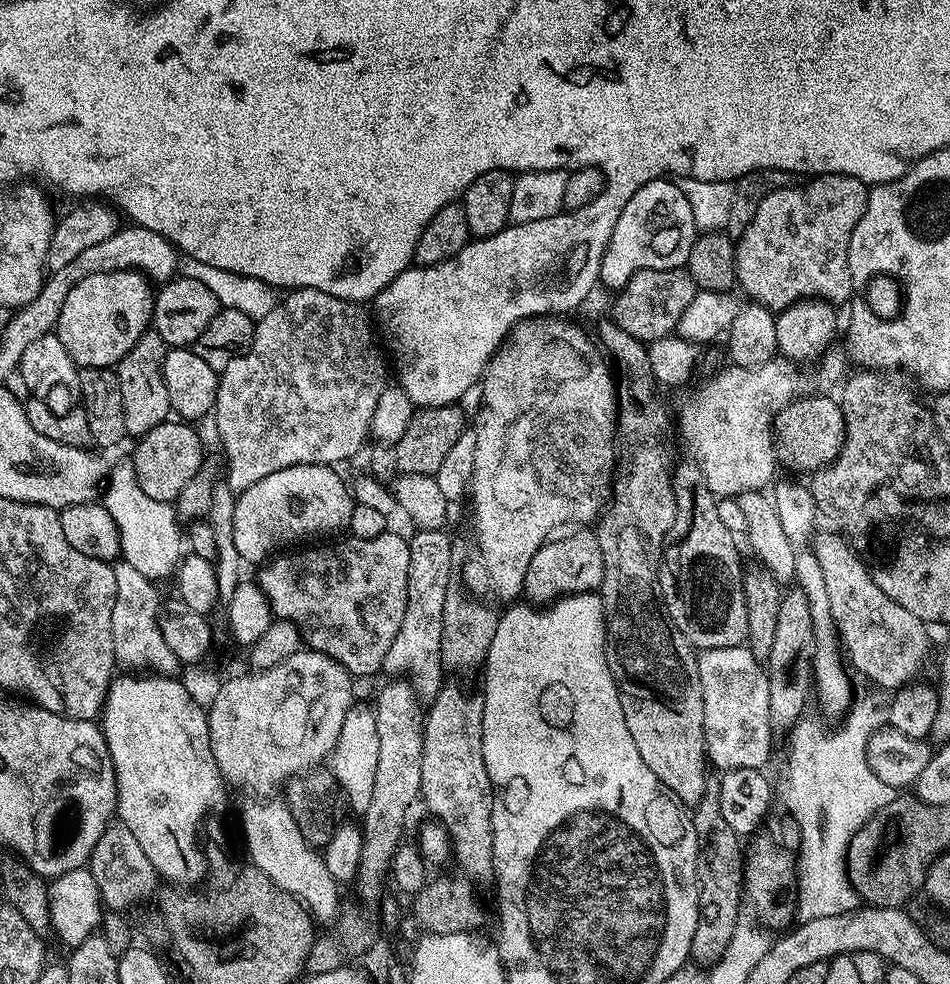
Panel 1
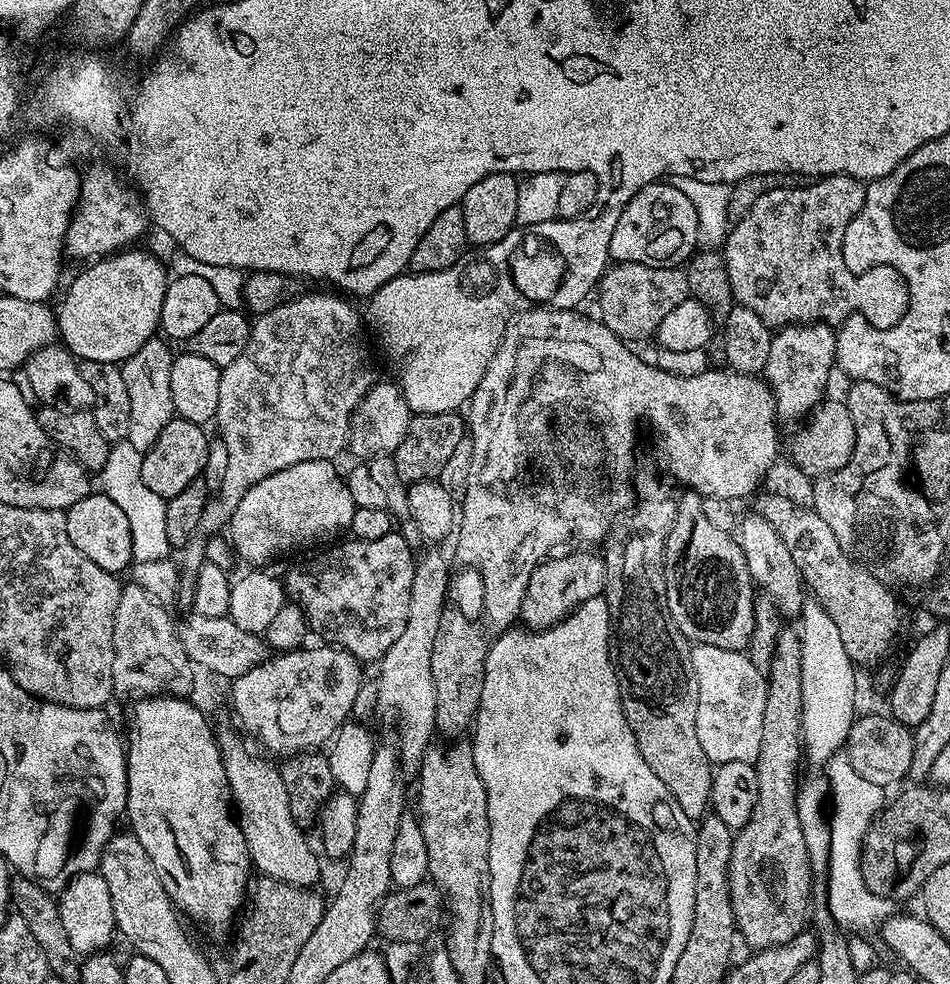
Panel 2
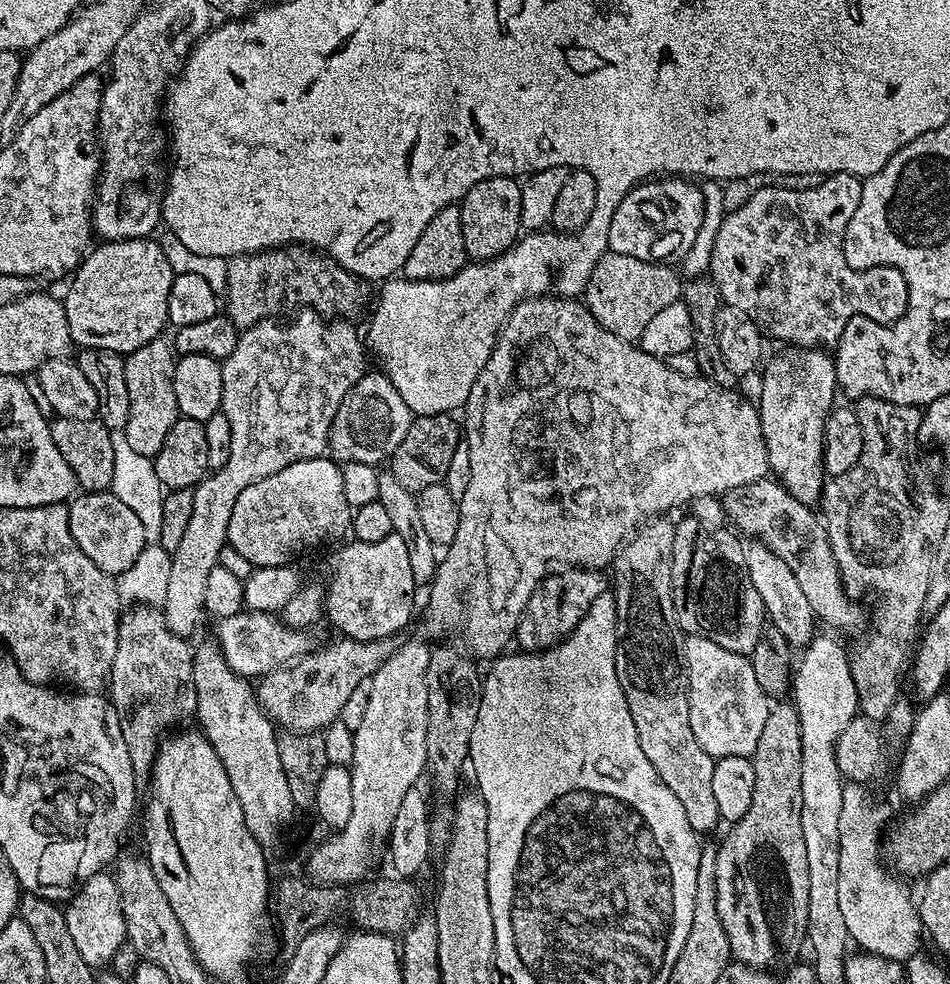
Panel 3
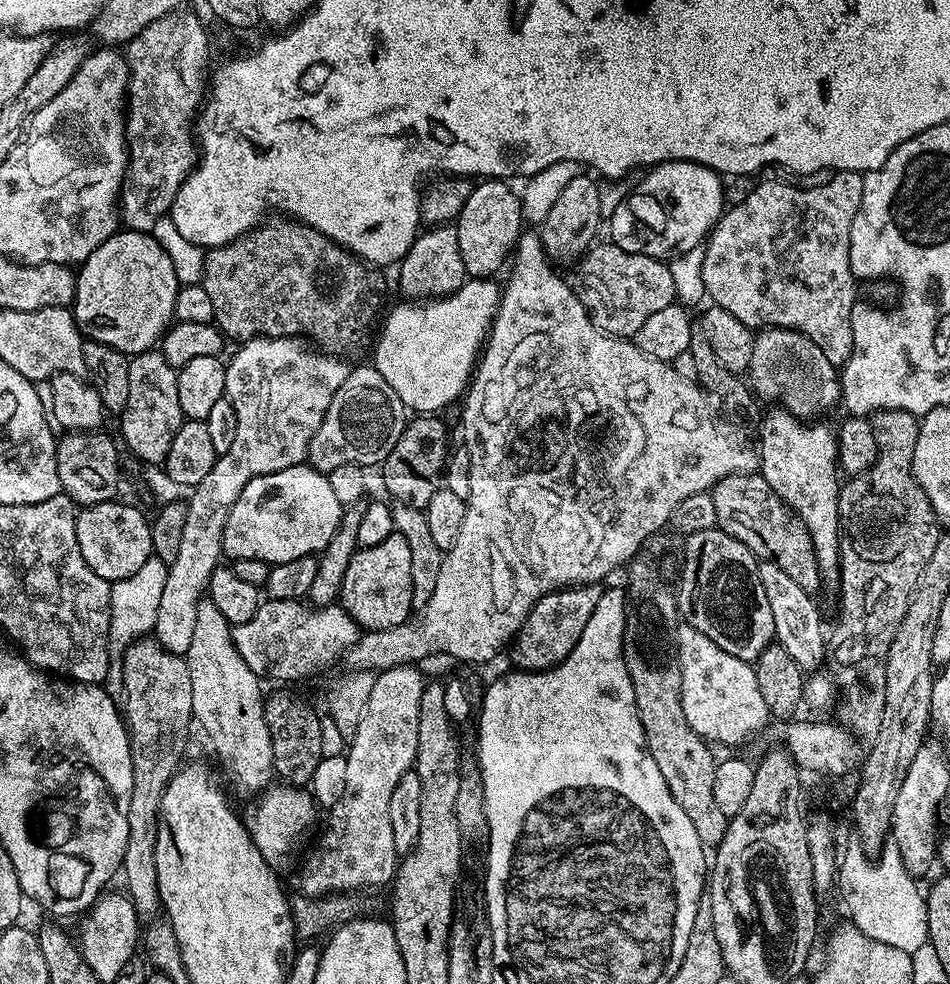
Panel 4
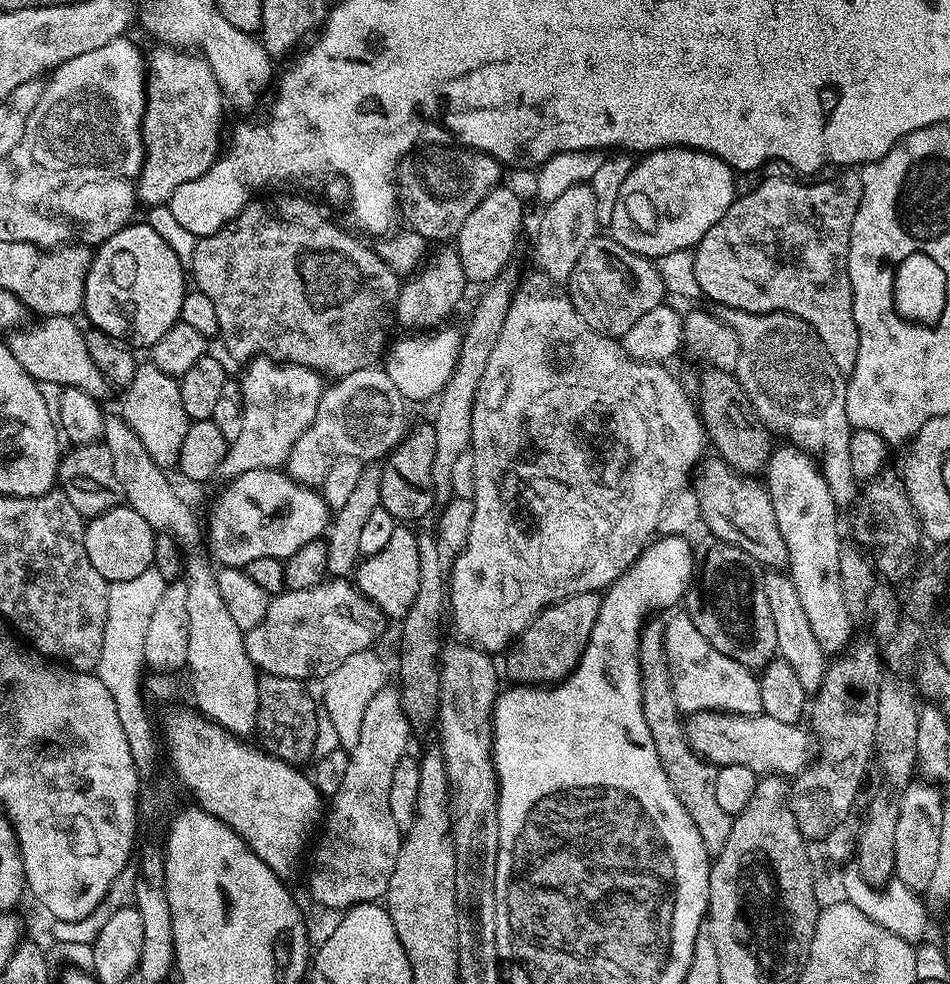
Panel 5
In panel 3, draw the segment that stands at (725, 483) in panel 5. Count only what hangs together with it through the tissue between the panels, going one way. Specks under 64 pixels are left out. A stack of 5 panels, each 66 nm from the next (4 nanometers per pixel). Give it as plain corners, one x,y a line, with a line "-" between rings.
776,478
738,486
724,493
722,501
727,523
737,533
745,532
752,536
748,538
755,538
767,546
782,558
782,562
786,562
786,566
790,566
790,570
794,570
794,578
798,578
798,586
802,586
802,594
806,594
810,610
821,625
829,624
840,632
856,632
863,624
865,627
866,612
864,616
863,610
856,605
859,603
845,592
828,541
828,530
823,519
817,513
815,516
809,505
798,502
798,498
791,496

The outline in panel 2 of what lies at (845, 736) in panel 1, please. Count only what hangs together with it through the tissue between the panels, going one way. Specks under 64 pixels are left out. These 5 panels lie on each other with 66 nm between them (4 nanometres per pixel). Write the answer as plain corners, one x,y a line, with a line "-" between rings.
833,758
826,765
826,779
830,789
830,862
826,873
828,901
826,907
831,917
836,912
868,912
868,887
864,885
860,869
860,849
872,826
874,817
885,807
885,789
860,778
846,758

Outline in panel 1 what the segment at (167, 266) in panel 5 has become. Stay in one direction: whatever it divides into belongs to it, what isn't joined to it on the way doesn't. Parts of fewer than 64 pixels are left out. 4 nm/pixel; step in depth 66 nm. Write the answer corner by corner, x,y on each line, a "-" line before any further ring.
103,272
90,274
90,278
82,278
70,294
66,294
66,302
62,302
62,310
58,314
58,322
54,334
66,346
66,354
81,368
112,368
120,363
127,352
132,349
134,342
149,331
152,323
152,301
154,288
148,277
140,272

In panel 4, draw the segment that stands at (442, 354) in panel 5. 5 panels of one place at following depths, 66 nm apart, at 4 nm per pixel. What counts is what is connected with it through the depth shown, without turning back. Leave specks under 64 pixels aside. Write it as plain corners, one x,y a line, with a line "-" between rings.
468,278
459,290
448,296
423,302
400,302
404,304
387,309
374,340
376,353
370,359
370,364
390,382
391,389
408,410
416,414
436,414
441,411
439,408
446,407
465,393
478,357
492,331
496,311
500,309
502,288
496,282
492,278

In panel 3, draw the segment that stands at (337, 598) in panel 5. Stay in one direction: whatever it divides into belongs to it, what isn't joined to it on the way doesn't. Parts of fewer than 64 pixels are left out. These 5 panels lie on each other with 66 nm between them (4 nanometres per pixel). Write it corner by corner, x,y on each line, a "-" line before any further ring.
243,611
215,625
215,643
226,658
230,670
245,678
263,678
269,672
299,660
309,651
307,631
287,627
279,615
270,612

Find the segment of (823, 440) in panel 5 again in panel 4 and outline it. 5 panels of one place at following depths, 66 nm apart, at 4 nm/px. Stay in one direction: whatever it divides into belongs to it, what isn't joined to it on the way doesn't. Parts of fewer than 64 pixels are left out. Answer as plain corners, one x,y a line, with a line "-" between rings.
766,328
755,333
747,375
752,376
751,387
759,395
761,392
766,399
772,400
768,402
775,402
801,418
823,417
820,416
823,412
828,412
835,404
837,407
841,403
838,369
832,365
830,358
826,358
826,354
822,354
822,346
815,344
806,334
795,332
793,328

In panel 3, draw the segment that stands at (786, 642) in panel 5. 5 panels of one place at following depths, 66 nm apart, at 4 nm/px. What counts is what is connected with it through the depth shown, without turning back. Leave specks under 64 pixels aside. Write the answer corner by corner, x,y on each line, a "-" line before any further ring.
759,542
747,545
746,566
750,570
750,582
754,582
758,598
762,598
762,606
771,627
776,628
790,646
808,645
818,632
818,621
810,610
806,594
802,594
802,586
798,586
798,578
794,578
794,570
790,570
790,566
786,566
786,562
778,558
778,554
774,554

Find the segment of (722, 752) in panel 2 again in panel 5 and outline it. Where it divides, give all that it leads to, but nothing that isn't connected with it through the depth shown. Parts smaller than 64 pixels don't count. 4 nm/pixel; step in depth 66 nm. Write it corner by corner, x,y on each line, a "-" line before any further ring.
680,610
672,615
676,614
667,617
664,625
664,649
672,671
674,698
681,713
723,712
740,716
762,713
762,690
757,673
714,650
710,642
698,634
698,626
694,626
687,611

